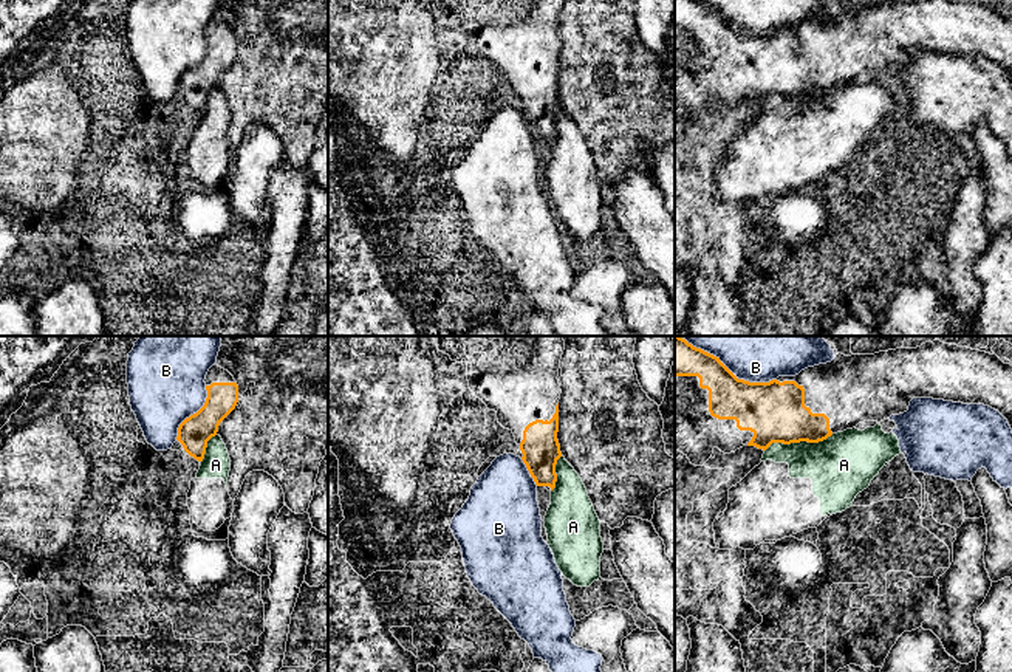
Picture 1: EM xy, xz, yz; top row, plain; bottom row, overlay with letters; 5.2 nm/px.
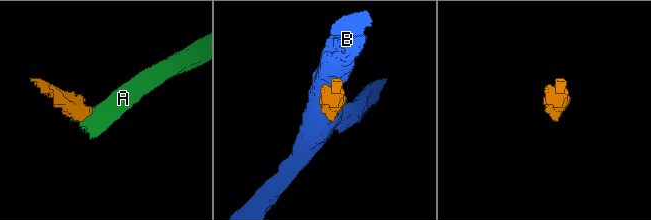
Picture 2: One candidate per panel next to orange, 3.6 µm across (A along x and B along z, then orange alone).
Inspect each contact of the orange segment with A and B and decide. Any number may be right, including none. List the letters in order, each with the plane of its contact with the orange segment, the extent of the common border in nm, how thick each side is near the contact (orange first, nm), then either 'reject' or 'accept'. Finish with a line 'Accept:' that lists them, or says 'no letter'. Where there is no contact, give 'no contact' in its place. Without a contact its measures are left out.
A: yz | 380 nm | 320/320 nm | reject
B: yz | 460 nm | 280/190 nm | reject
Accept: no letter

